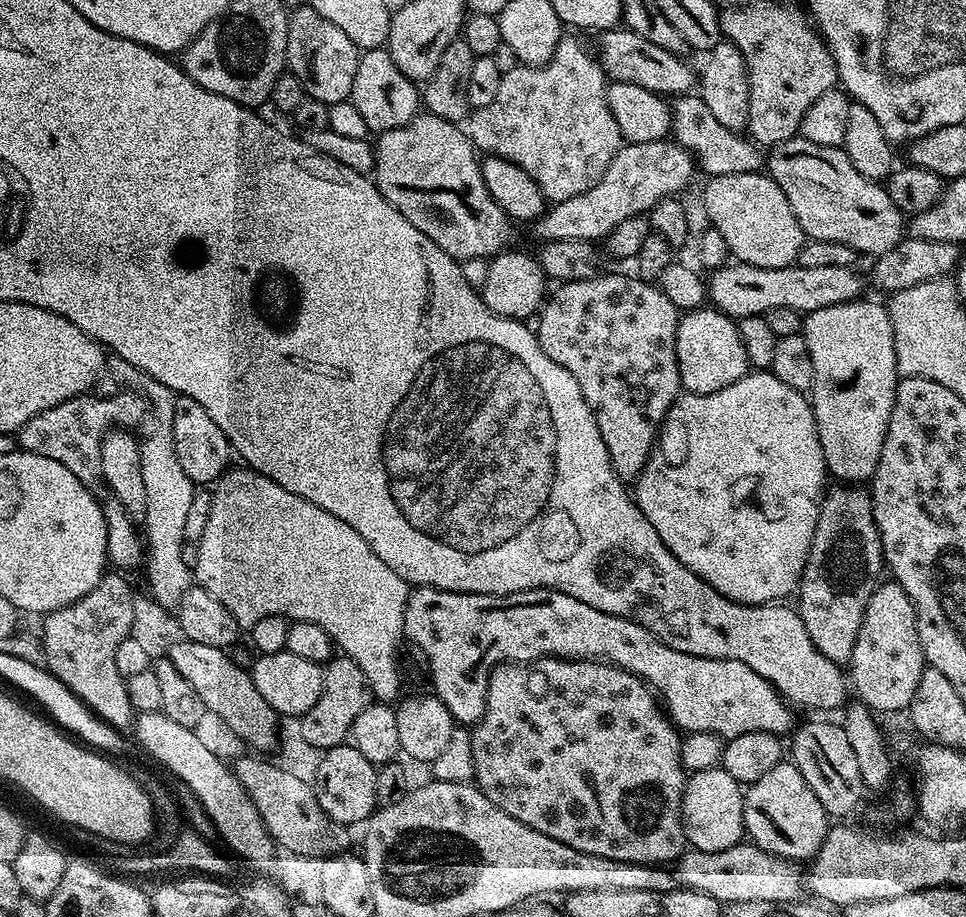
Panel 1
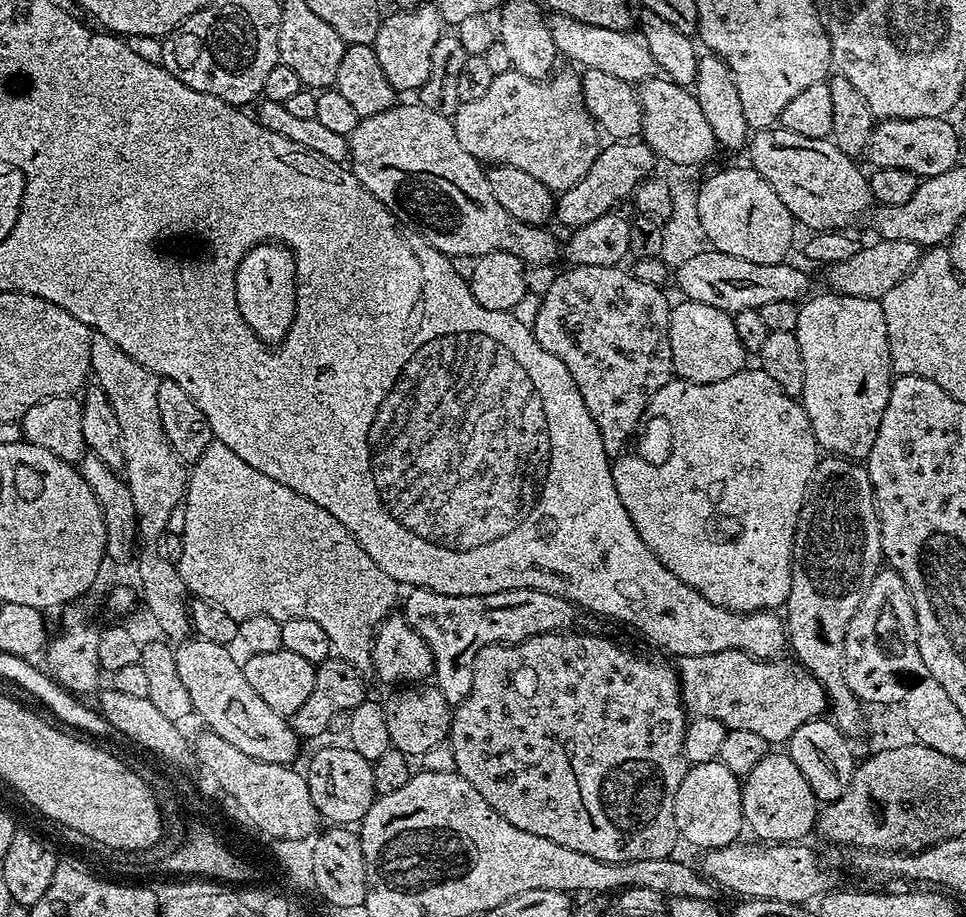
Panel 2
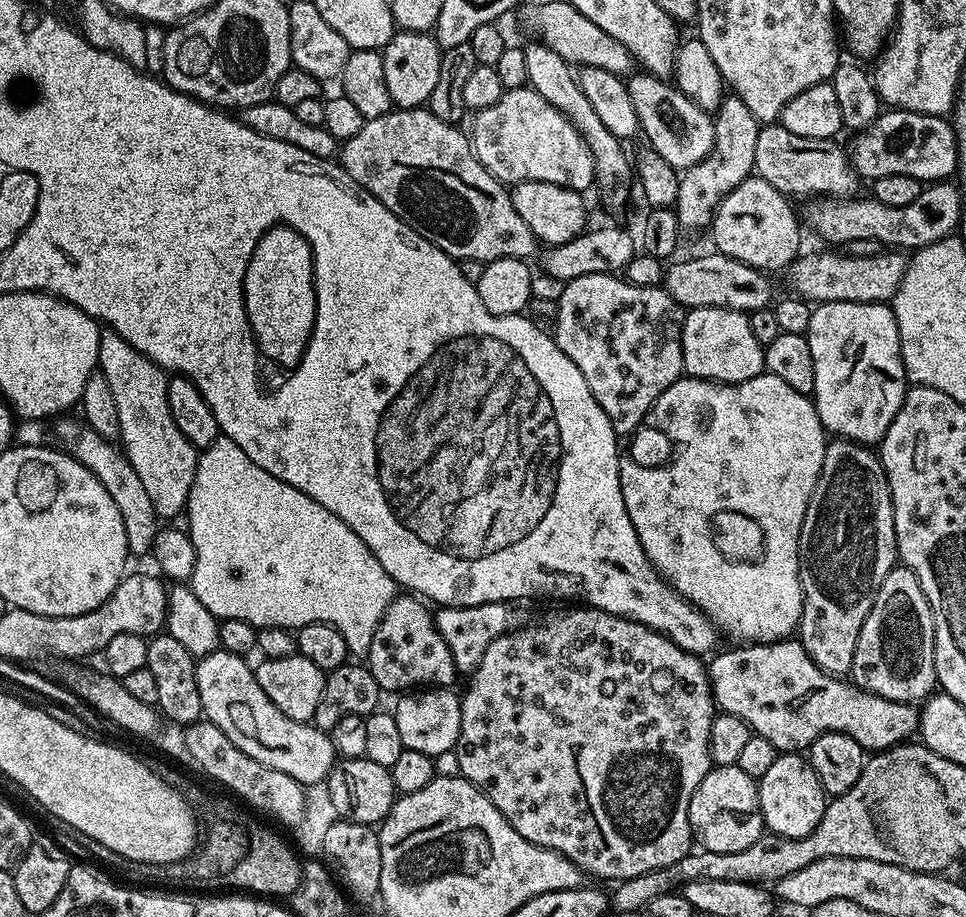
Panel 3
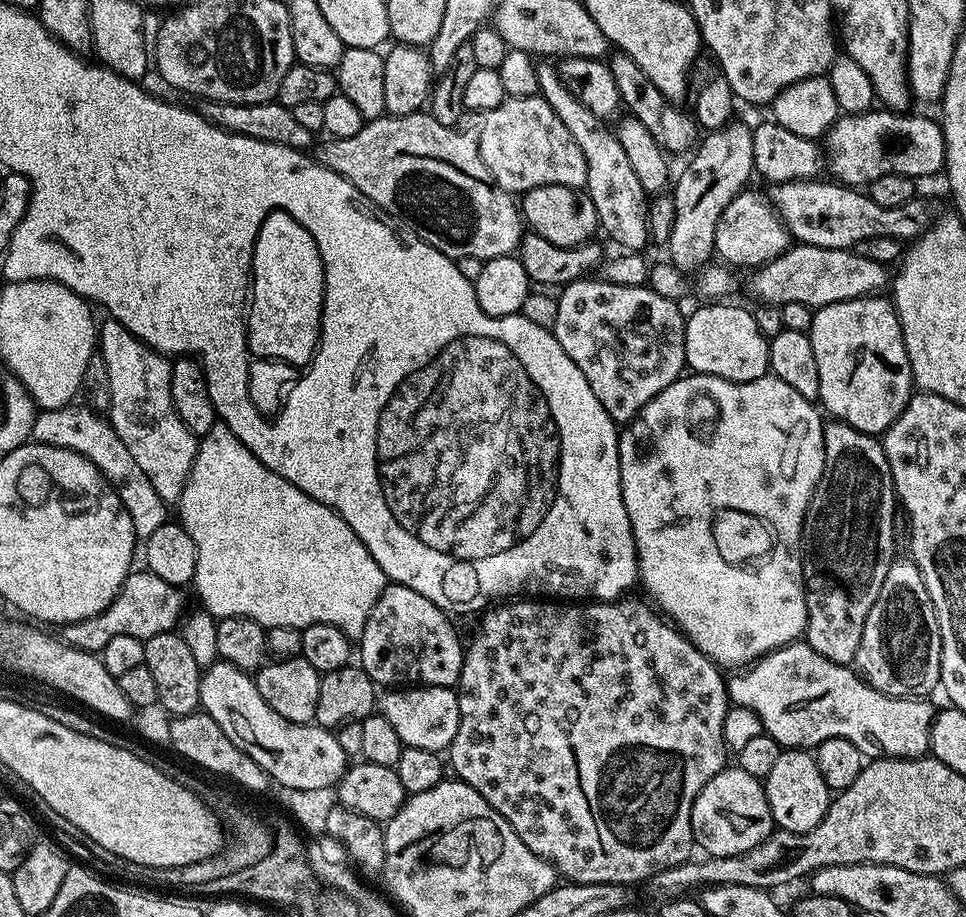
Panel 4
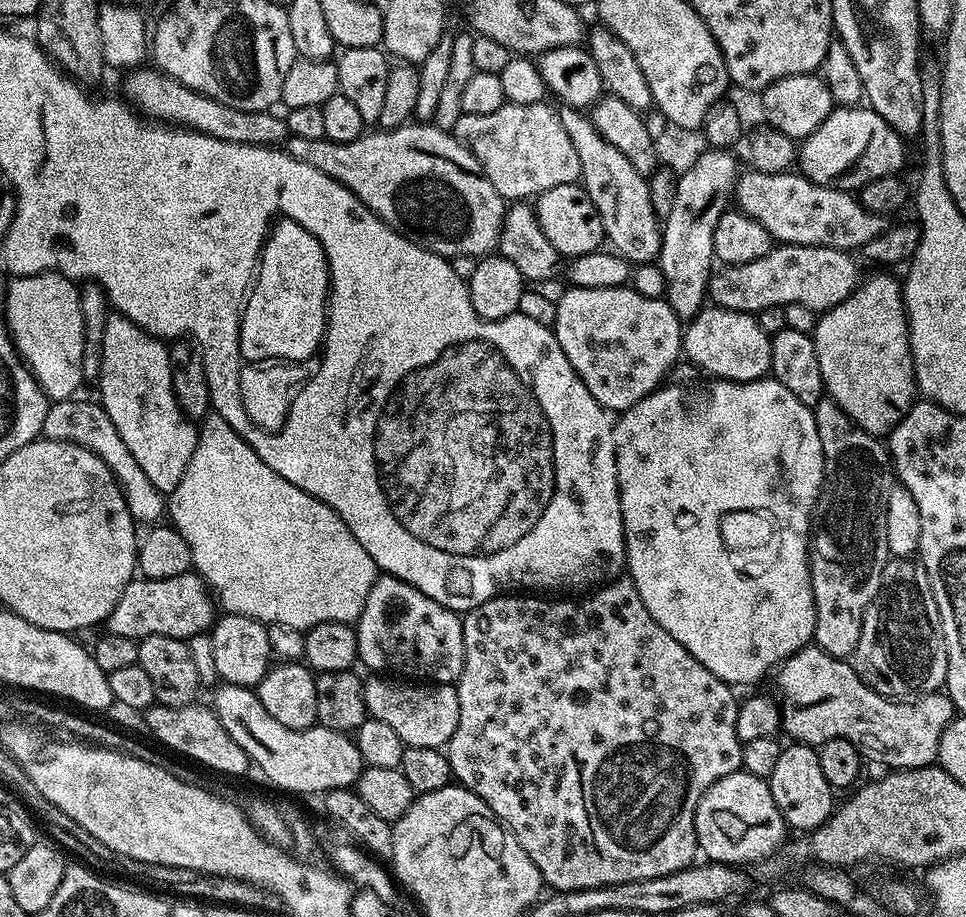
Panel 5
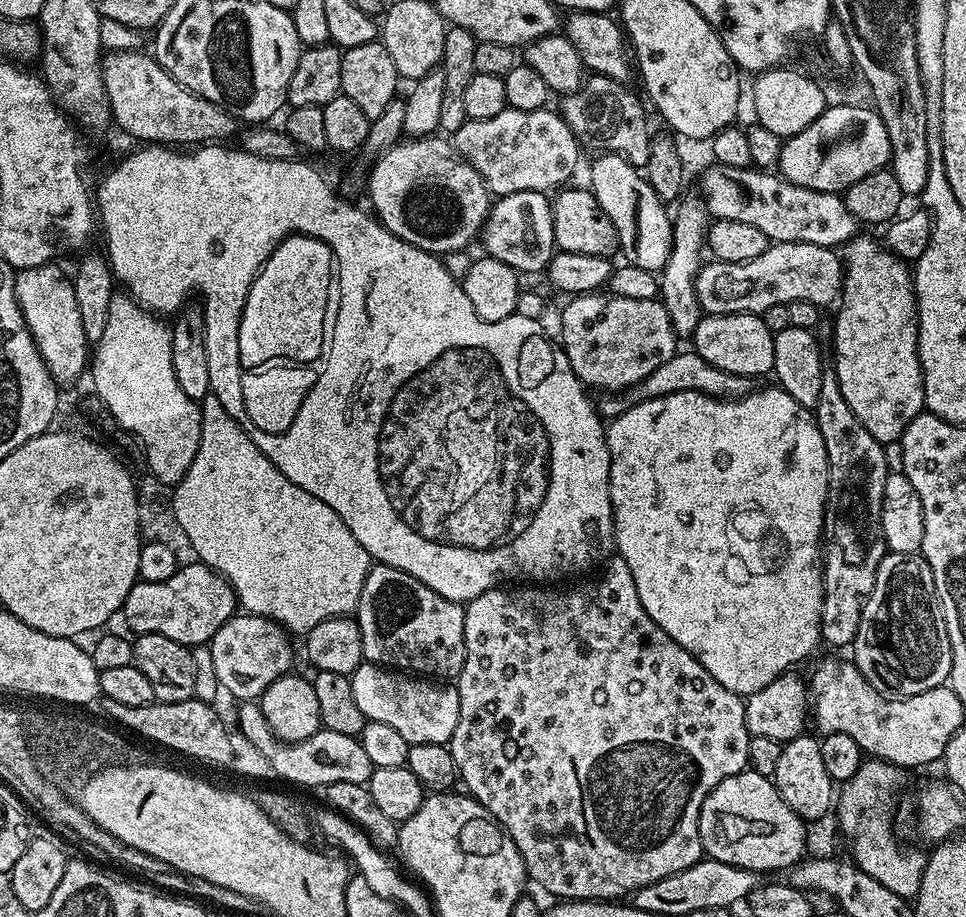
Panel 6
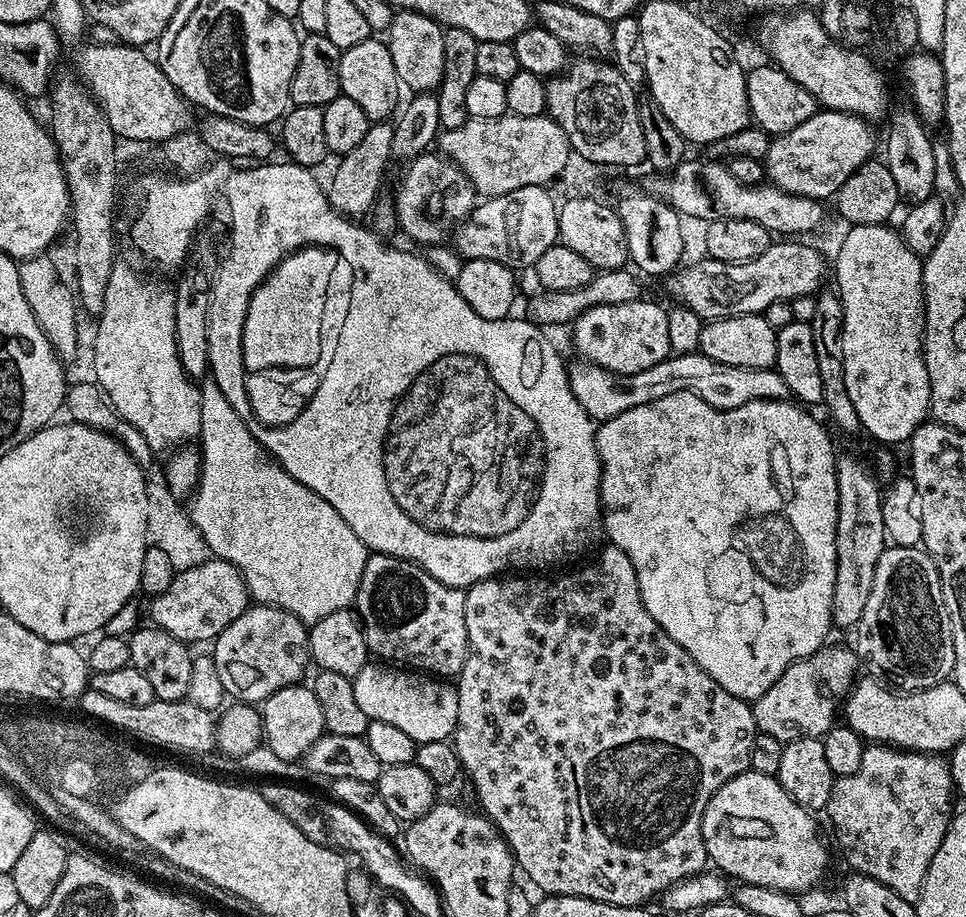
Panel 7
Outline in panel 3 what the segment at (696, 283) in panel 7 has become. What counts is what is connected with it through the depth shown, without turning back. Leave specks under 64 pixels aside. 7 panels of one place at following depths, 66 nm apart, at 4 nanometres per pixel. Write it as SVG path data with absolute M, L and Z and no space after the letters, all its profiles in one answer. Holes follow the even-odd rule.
M828 250L832 252L812 252L801 254L788 265L786 275L788 275L788 284L793 293L797 297L803 298L809 302L870 302L871 304L882 304L891 301L896 295L898 286L902 282L904 272L908 268L909 257L900 250L882 250L878 254L874 254L870 258L858 258L841 254L839 251Z

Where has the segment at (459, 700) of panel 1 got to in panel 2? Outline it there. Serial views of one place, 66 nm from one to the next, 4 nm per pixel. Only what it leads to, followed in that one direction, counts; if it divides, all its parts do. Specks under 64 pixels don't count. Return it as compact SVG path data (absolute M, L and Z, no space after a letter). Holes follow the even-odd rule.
M412 588L409 593L402 604L403 615L422 634L437 661L439 675L444 676L450 675L456 664L464 668L493 646L521 644L532 636L571 629L572 619L578 615L570 601L529 588L489 596L451 596L425 588ZM728 650L722 654L710 654L709 656L681 656L678 660L678 675L682 681L683 689L686 691L686 700L692 708L696 711L697 717L709 716L714 718L718 722L722 722L731 730L733 733L738 732L749 732L750 734L758 734L762 738L766 738L769 745L776 746L776 744L787 745L791 741L792 736L799 728L804 724L809 724L813 720L823 717L824 704L826 708L826 693L824 691L823 684L819 680L814 679L812 673L805 670L803 667L797 666L795 663L792 664L780 664L784 662L773 662L771 660L759 660L756 656L751 656L745 652L738 652L736 650Z

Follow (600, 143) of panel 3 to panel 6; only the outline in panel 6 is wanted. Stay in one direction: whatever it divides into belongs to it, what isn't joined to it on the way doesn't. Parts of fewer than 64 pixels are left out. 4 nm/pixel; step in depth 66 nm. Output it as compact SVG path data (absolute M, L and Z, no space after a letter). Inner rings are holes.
M615 154L597 155L597 160L592 164L592 184L590 190L594 194L594 198L598 202L598 206L602 206L602 210L610 218L610 222L614 222L614 230L616 231L616 242L619 251L625 252L627 259L631 263L642 266L642 270L650 270L659 273L668 268L668 259L670 258L670 250L672 249L672 216L666 209L665 201L658 198L658 194L648 185L647 179L631 164L626 162L621 156Z

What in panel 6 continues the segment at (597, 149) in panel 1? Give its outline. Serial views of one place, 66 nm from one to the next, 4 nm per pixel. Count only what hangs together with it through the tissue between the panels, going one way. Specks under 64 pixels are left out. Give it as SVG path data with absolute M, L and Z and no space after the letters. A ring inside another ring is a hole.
M507 107L502 110L502 114L494 114L494 118L469 119L457 132L451 133L450 143L458 150L458 154L462 154L462 158L466 158L466 162L470 162L470 166L474 166L474 170L478 170L489 193L496 198L522 190L547 193L548 188L559 189L567 185L571 181L568 179L576 172L576 163L582 151L580 141L570 126L566 126L563 116L551 107L538 110L514 110Z

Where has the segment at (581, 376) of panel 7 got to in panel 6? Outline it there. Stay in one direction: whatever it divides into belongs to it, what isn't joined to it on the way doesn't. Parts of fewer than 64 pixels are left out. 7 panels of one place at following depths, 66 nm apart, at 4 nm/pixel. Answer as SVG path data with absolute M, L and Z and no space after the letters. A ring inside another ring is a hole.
M677 350L667 362L662 362L662 366L658 366L658 370L654 370L654 374L642 378L642 382L638 382L634 387L626 388L619 394L601 395L601 400L598 400L598 411L601 417L621 416L627 408L632 408L650 398L662 398L666 394L704 392L708 396L717 398L739 398L749 396L754 391L753 377L718 370L718 366L710 366L710 362L706 362L706 358L699 356L695 350L687 351Z

